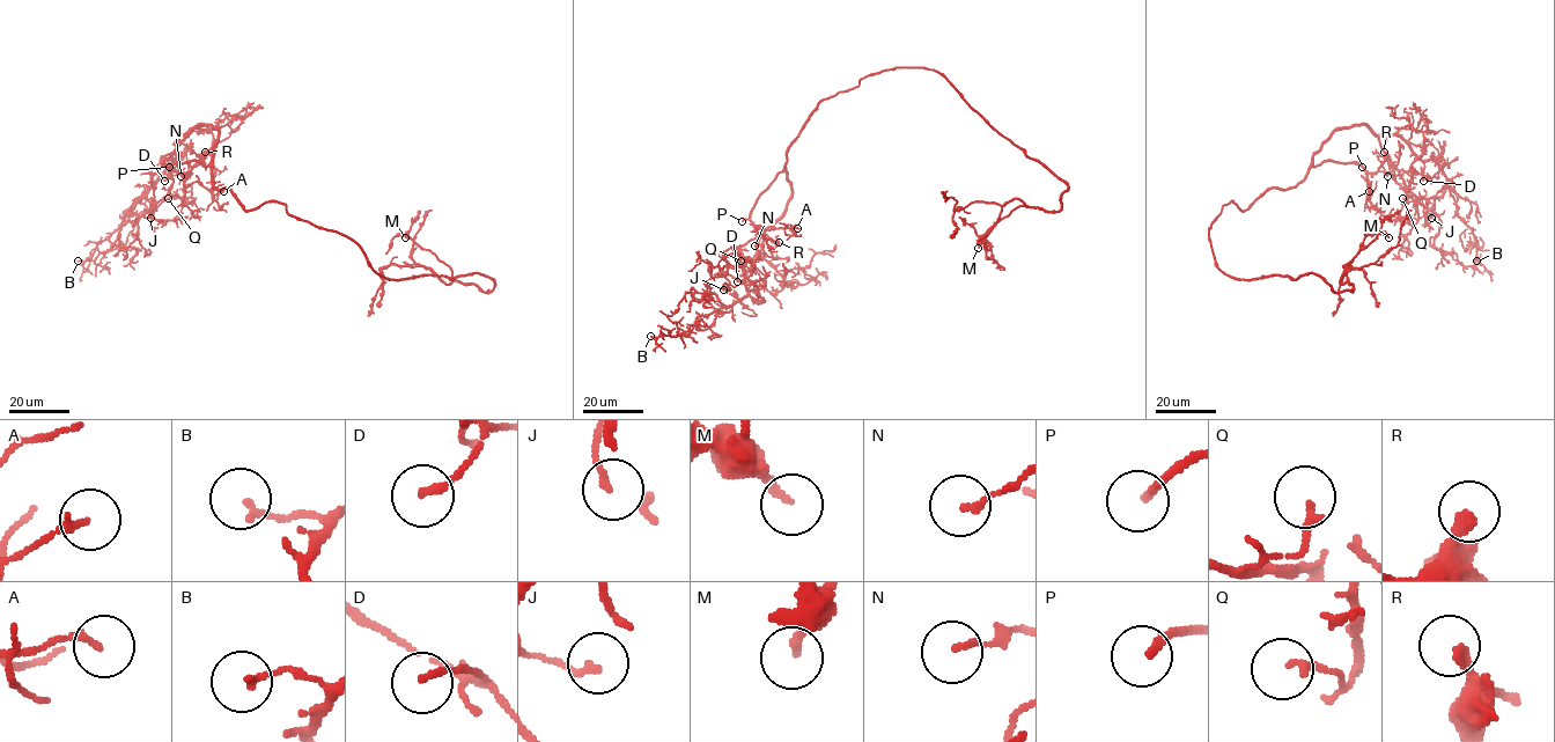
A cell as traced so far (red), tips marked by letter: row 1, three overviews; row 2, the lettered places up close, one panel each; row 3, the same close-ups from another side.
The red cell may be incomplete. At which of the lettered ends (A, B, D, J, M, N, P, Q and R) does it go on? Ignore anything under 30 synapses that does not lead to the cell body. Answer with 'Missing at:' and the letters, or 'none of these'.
Missing at: P

